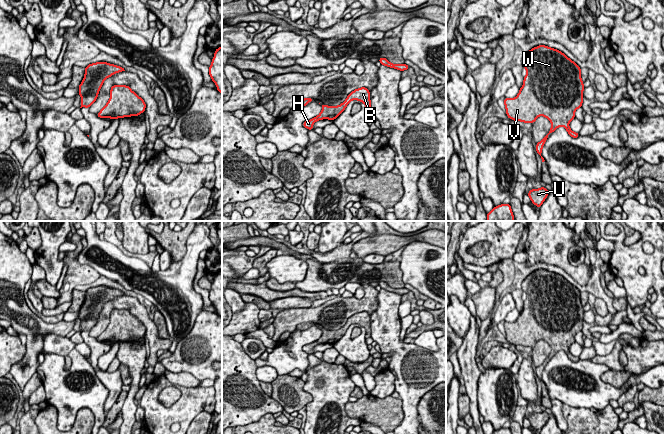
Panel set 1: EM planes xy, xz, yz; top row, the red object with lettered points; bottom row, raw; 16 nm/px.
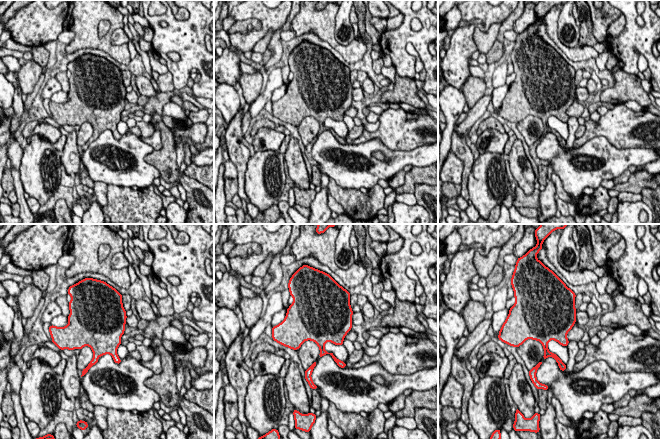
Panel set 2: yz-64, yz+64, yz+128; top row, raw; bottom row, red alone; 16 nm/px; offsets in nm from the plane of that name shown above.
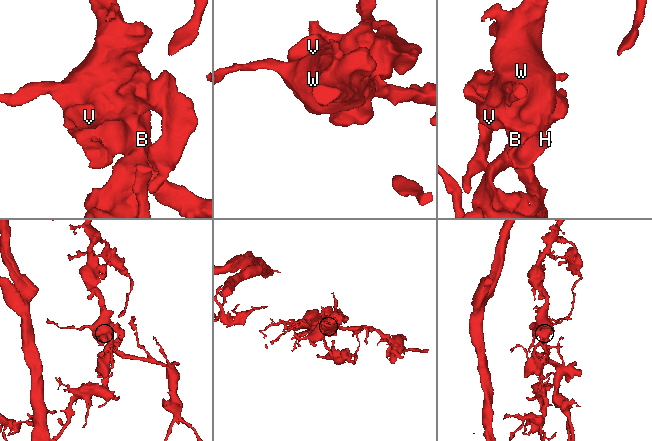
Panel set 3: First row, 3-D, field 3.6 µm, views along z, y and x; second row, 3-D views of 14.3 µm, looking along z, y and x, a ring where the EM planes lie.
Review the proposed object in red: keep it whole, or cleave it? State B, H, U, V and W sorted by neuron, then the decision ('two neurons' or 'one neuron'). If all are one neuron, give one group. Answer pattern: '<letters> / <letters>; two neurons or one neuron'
B H U V W; one neuron

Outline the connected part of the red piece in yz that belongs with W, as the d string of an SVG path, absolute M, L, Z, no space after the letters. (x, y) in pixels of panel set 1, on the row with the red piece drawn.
M543 44L525 54L522 66L527 70L527 74L518 95L512 99L504 99L506 114L515 122L534 123L539 116L544 116L551 122L550 131L536 144L536 151L541 156L548 136L558 127L563 126L573 138L579 137L579 133L570 129L569 123L575 118L575 111L582 107L583 103L584 85L581 79L581 68L561 51Z

